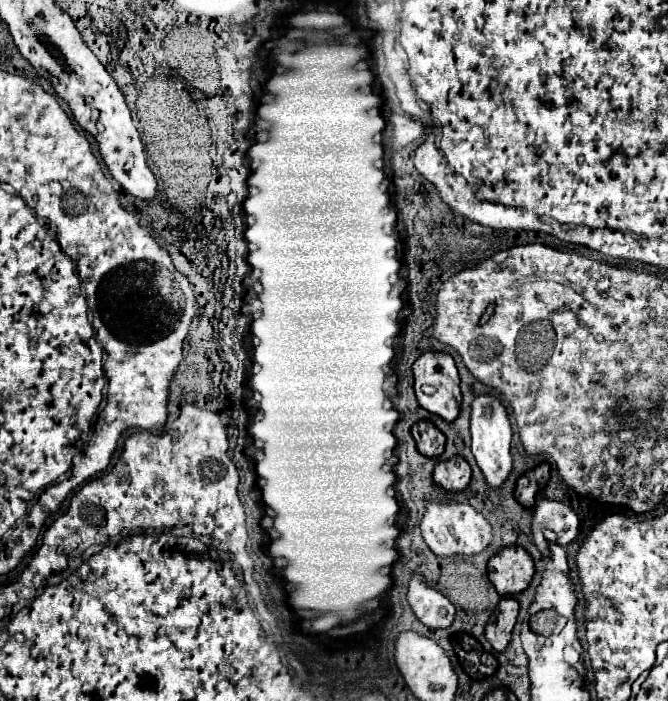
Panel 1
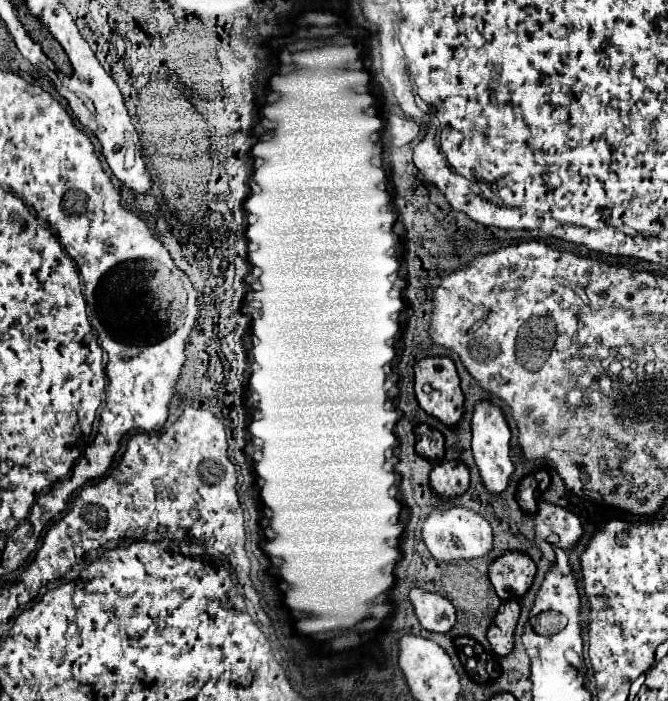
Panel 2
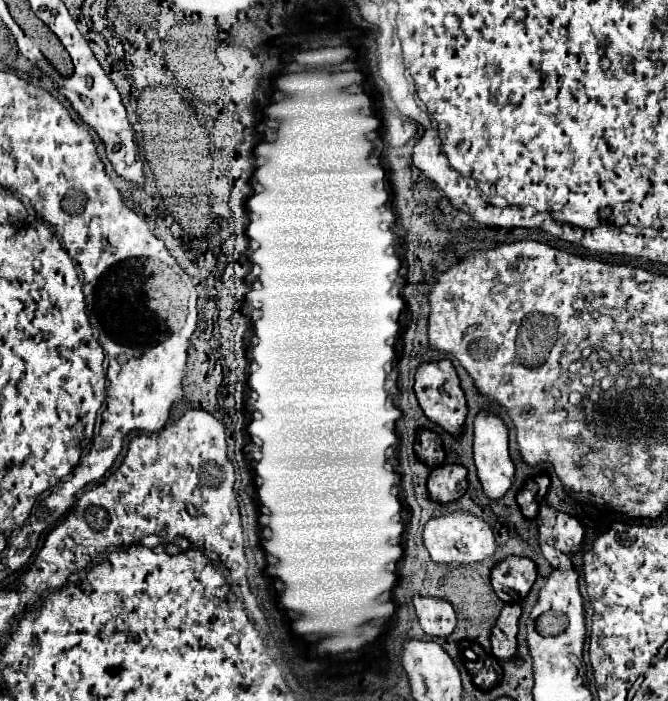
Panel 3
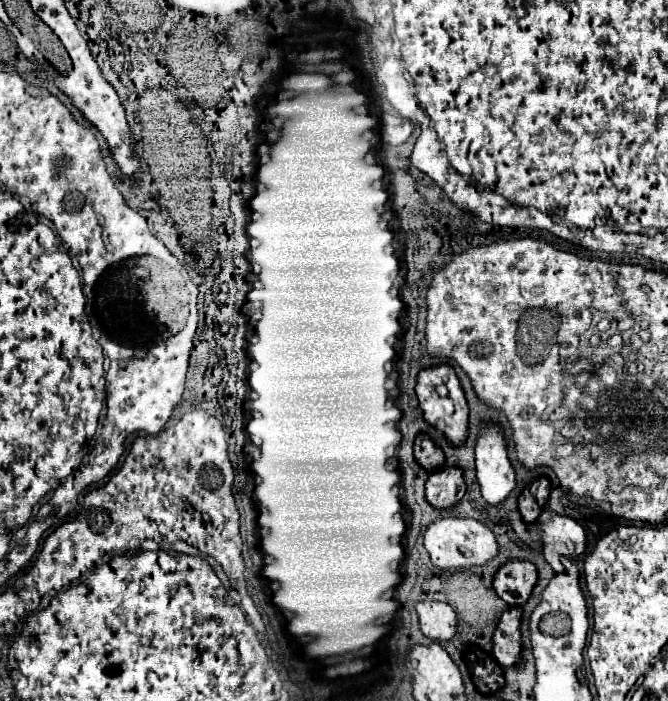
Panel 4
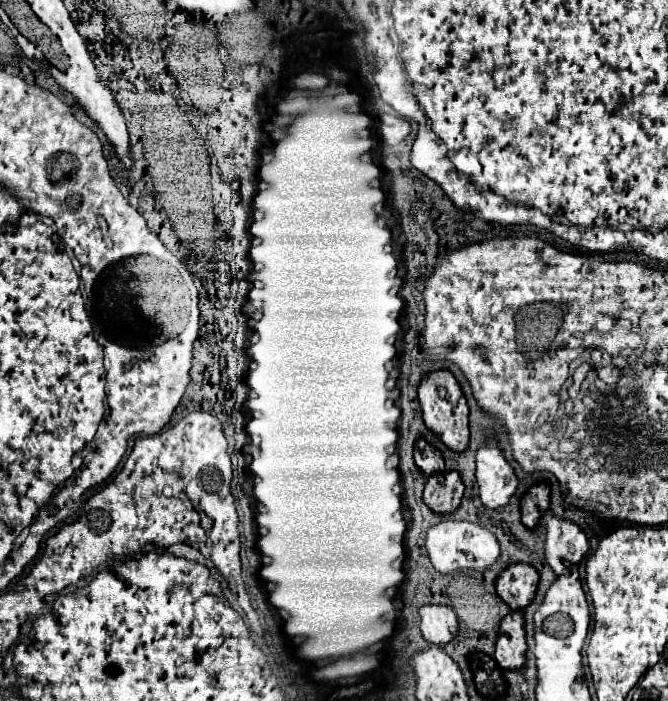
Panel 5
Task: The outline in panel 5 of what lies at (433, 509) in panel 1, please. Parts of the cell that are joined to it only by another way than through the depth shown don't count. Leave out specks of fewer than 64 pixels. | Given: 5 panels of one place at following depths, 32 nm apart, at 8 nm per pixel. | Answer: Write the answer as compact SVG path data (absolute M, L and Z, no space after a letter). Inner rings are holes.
M446 518L442 522L438 522L436 526L432 526L426 534L426 550L428 556L434 564L434 568L442 574L452 574L452 572L460 572L460 570L470 570L470 568L478 568L478 570L486 570L488 566L492 566L496 562L496 558L500 556L500 544L496 542L494 534L484 528L478 526L474 522L456 522L452 518Z

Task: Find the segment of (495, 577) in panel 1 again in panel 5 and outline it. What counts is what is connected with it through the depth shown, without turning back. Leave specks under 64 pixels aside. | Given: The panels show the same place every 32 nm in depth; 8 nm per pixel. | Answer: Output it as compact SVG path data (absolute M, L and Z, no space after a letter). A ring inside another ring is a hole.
M516 562L508 564L500 572L496 580L496 592L512 610L520 610L532 602L536 584L538 584L536 568L532 564Z

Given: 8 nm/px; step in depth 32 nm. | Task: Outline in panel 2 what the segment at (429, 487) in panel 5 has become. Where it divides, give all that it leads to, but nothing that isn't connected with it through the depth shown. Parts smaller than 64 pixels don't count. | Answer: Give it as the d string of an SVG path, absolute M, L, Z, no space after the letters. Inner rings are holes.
M462 460L440 462L430 474L432 490L440 496L458 496L464 494L470 484L470 468Z

